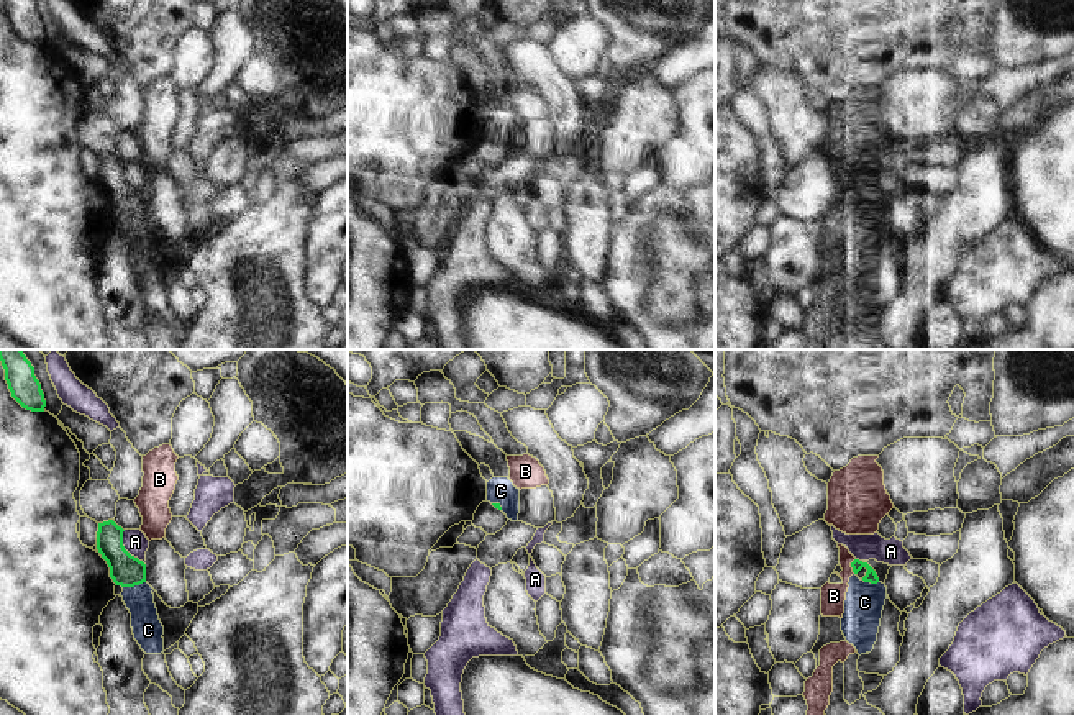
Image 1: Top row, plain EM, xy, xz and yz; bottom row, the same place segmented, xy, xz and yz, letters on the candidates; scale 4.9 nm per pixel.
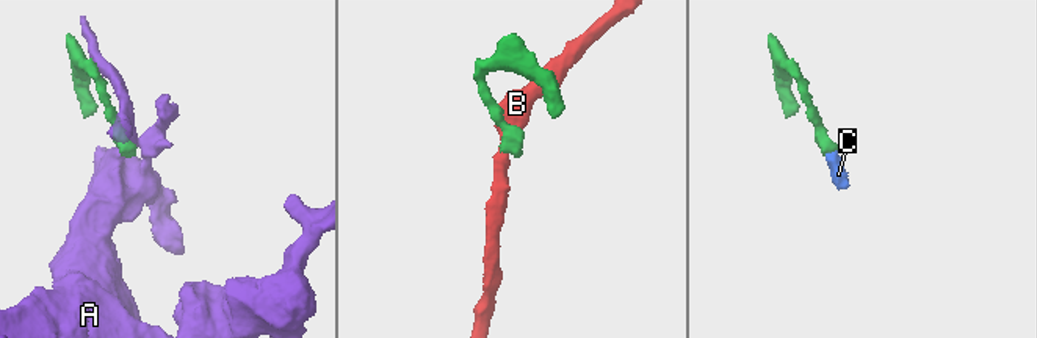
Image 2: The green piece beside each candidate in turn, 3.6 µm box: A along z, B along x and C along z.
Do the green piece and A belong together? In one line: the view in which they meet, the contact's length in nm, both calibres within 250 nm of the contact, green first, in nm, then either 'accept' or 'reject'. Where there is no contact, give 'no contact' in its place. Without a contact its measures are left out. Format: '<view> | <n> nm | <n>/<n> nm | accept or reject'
xy | 190 nm | 160/120 nm | reject

